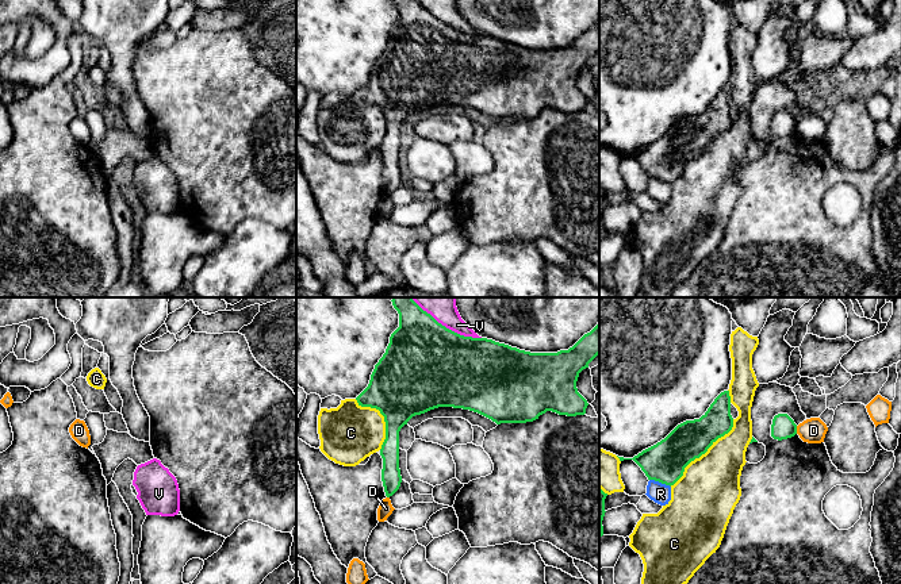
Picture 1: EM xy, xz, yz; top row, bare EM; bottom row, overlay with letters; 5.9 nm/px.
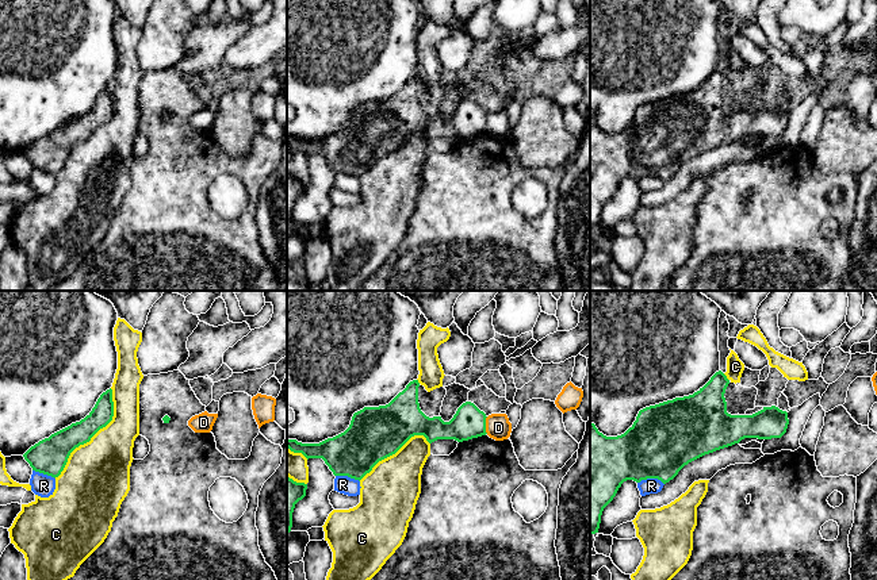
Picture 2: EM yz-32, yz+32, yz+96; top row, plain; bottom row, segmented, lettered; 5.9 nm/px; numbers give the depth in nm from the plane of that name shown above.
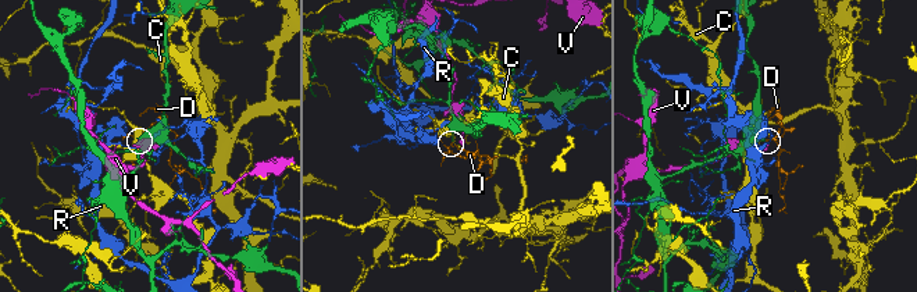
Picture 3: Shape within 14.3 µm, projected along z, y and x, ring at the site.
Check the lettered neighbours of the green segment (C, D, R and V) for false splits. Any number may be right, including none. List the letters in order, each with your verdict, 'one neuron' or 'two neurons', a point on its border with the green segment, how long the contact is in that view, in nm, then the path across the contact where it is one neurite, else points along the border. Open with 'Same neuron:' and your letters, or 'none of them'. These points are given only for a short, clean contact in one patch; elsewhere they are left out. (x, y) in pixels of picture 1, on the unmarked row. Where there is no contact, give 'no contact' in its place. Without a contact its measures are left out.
Same neuron: none of them
C: two neurons; contact yz (702, 150); length 550 nm
D: two neurons; contact yz (796, 127); length 50 nm; border yz (796, 123), (797, 130)
R: two neurons; contact yz (660, 179); length 140 nm
V: two neurons; contact xz (448, 26); length 440 nm

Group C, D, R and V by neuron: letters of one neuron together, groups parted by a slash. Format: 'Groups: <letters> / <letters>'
Groups: C / D / R / V

